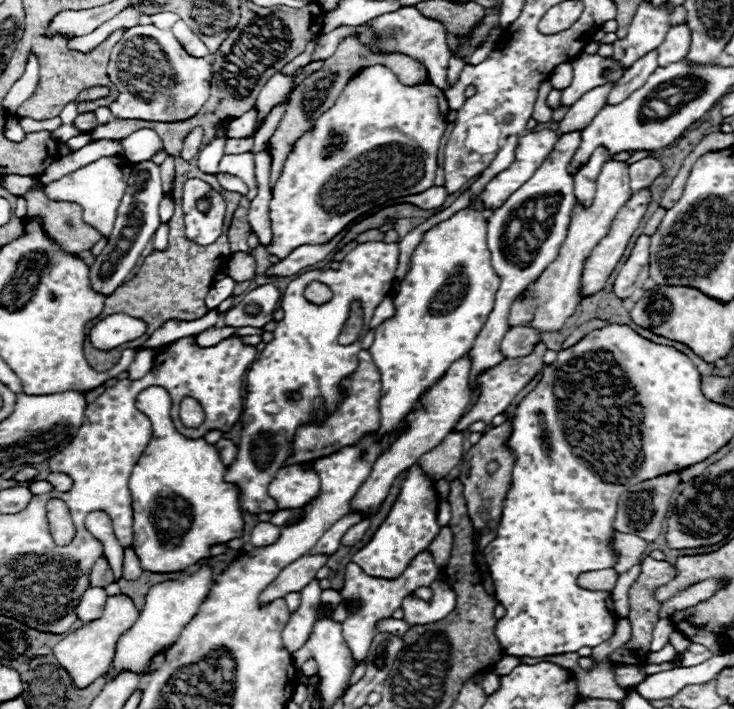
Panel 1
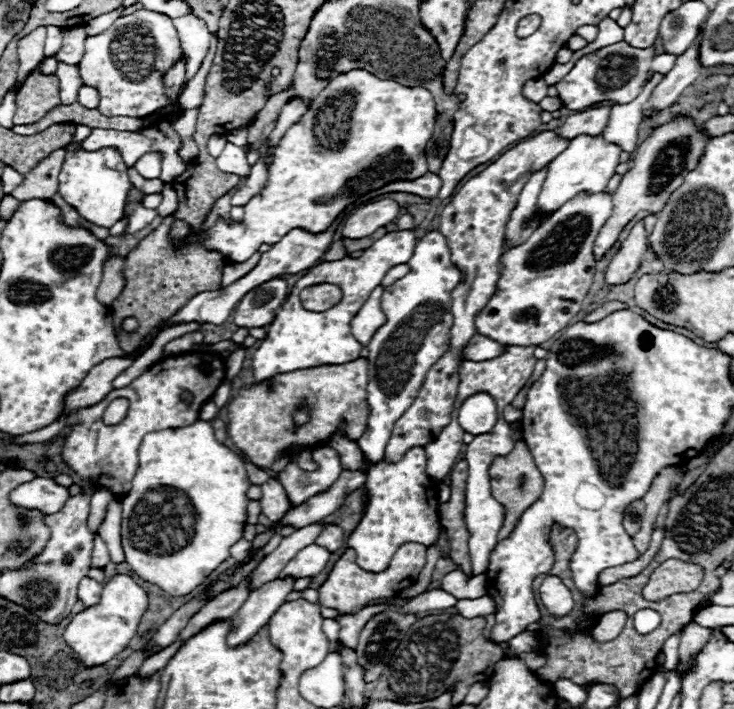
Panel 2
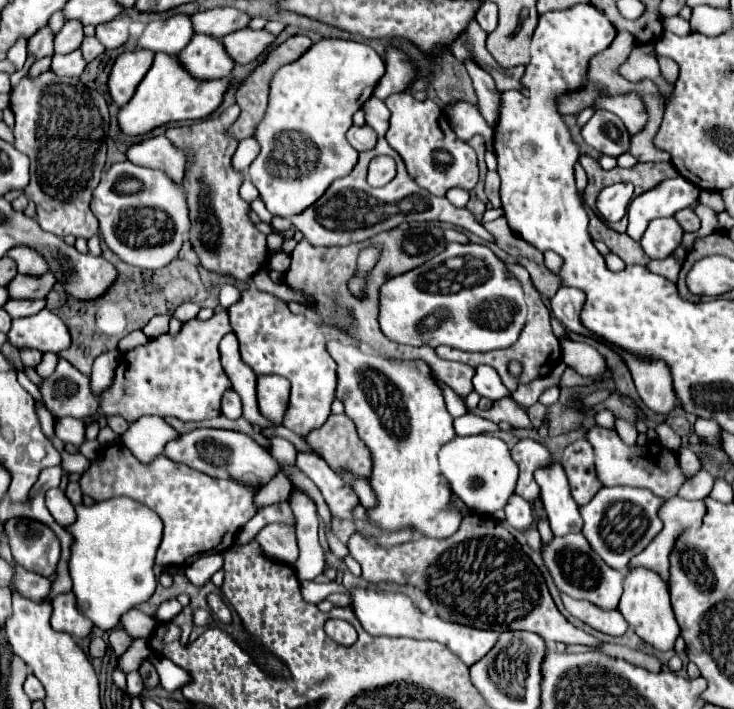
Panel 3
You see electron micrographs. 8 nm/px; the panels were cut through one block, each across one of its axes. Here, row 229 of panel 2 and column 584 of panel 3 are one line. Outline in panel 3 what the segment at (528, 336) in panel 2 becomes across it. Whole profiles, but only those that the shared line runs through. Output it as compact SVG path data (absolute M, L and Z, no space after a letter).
M568 534L564 538L554 538L548 546L544 546L542 558L560 592L576 600L588 600L594 606L602 606L604 610L618 608L624 574L612 570L606 562L602 562L602 558L590 548L590 544L582 534Z

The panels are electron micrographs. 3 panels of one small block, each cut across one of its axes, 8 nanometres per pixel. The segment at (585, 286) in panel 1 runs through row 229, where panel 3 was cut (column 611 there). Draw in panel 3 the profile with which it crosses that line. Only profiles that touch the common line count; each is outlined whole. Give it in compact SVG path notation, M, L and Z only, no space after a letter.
M560 594L566 610L582 620L584 624L588 624L590 628L604 632L608 636L622 636L628 630L628 622L624 620L624 616L618 610L600 610L598 606L584 602L584 600L574 600L566 594Z

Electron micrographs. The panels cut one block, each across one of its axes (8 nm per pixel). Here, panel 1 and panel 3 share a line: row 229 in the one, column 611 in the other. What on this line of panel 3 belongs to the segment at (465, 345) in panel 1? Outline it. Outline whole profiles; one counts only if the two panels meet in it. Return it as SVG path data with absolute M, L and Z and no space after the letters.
M600 426L592 428L586 434L586 440L594 448L596 472L598 472L598 478L602 480L604 486L646 488L646 490L652 490L652 494L668 500L668 498L676 496L678 488L684 484L684 476L680 474L680 468L678 468L678 456L660 444L650 442L642 448L640 446L626 446L614 430L606 430Z

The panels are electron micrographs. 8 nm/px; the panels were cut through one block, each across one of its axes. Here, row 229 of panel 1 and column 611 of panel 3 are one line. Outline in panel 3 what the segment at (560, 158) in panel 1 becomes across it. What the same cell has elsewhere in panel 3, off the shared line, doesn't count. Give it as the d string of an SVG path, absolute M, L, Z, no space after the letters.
M602 488L586 506L580 508L584 528L582 534L590 542L592 550L614 570L624 572L630 558L640 554L654 536L662 530L658 510L666 500L656 498L650 490L642 488Z

